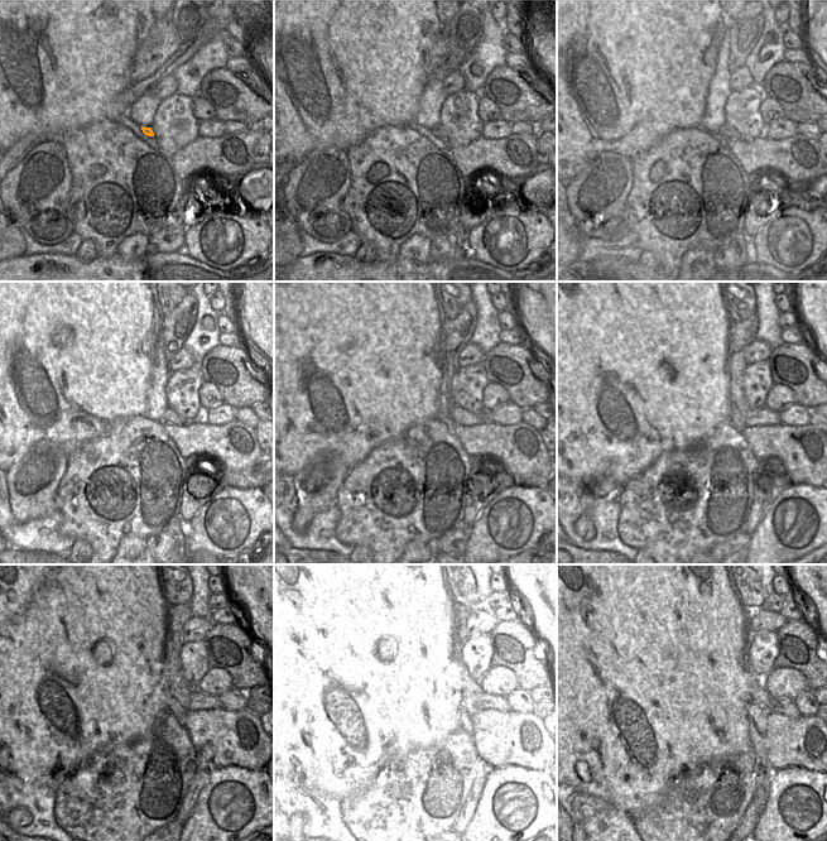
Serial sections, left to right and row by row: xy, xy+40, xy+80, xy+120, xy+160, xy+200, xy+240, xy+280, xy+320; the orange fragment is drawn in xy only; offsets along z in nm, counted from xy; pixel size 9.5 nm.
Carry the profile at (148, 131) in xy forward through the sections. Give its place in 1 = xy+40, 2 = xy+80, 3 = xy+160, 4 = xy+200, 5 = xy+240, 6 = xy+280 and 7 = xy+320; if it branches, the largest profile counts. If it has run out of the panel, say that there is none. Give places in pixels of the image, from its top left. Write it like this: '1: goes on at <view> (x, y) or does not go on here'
1: goes on at xy+40 (438, 130)
2: goes on at xy+80 (726, 131)
3: goes on at xy+160 (457, 414)
4: goes on at xy+200 (754, 417)
5: goes on at xy+240 (198, 701)
6: goes on at xy+280 (485, 701)
7: goes on at xy+320 (785, 706)

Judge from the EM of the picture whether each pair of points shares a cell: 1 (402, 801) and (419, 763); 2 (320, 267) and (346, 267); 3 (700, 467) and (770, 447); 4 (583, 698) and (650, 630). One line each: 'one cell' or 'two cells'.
1: one cell
2: one cell
3: two cells
4: one cell

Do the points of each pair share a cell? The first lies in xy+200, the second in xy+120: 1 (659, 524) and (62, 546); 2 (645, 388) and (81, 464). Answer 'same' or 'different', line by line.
1: different
2: different

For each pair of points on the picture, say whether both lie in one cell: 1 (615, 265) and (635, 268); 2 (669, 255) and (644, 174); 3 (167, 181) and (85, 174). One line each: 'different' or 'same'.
1: same
2: same
3: same

